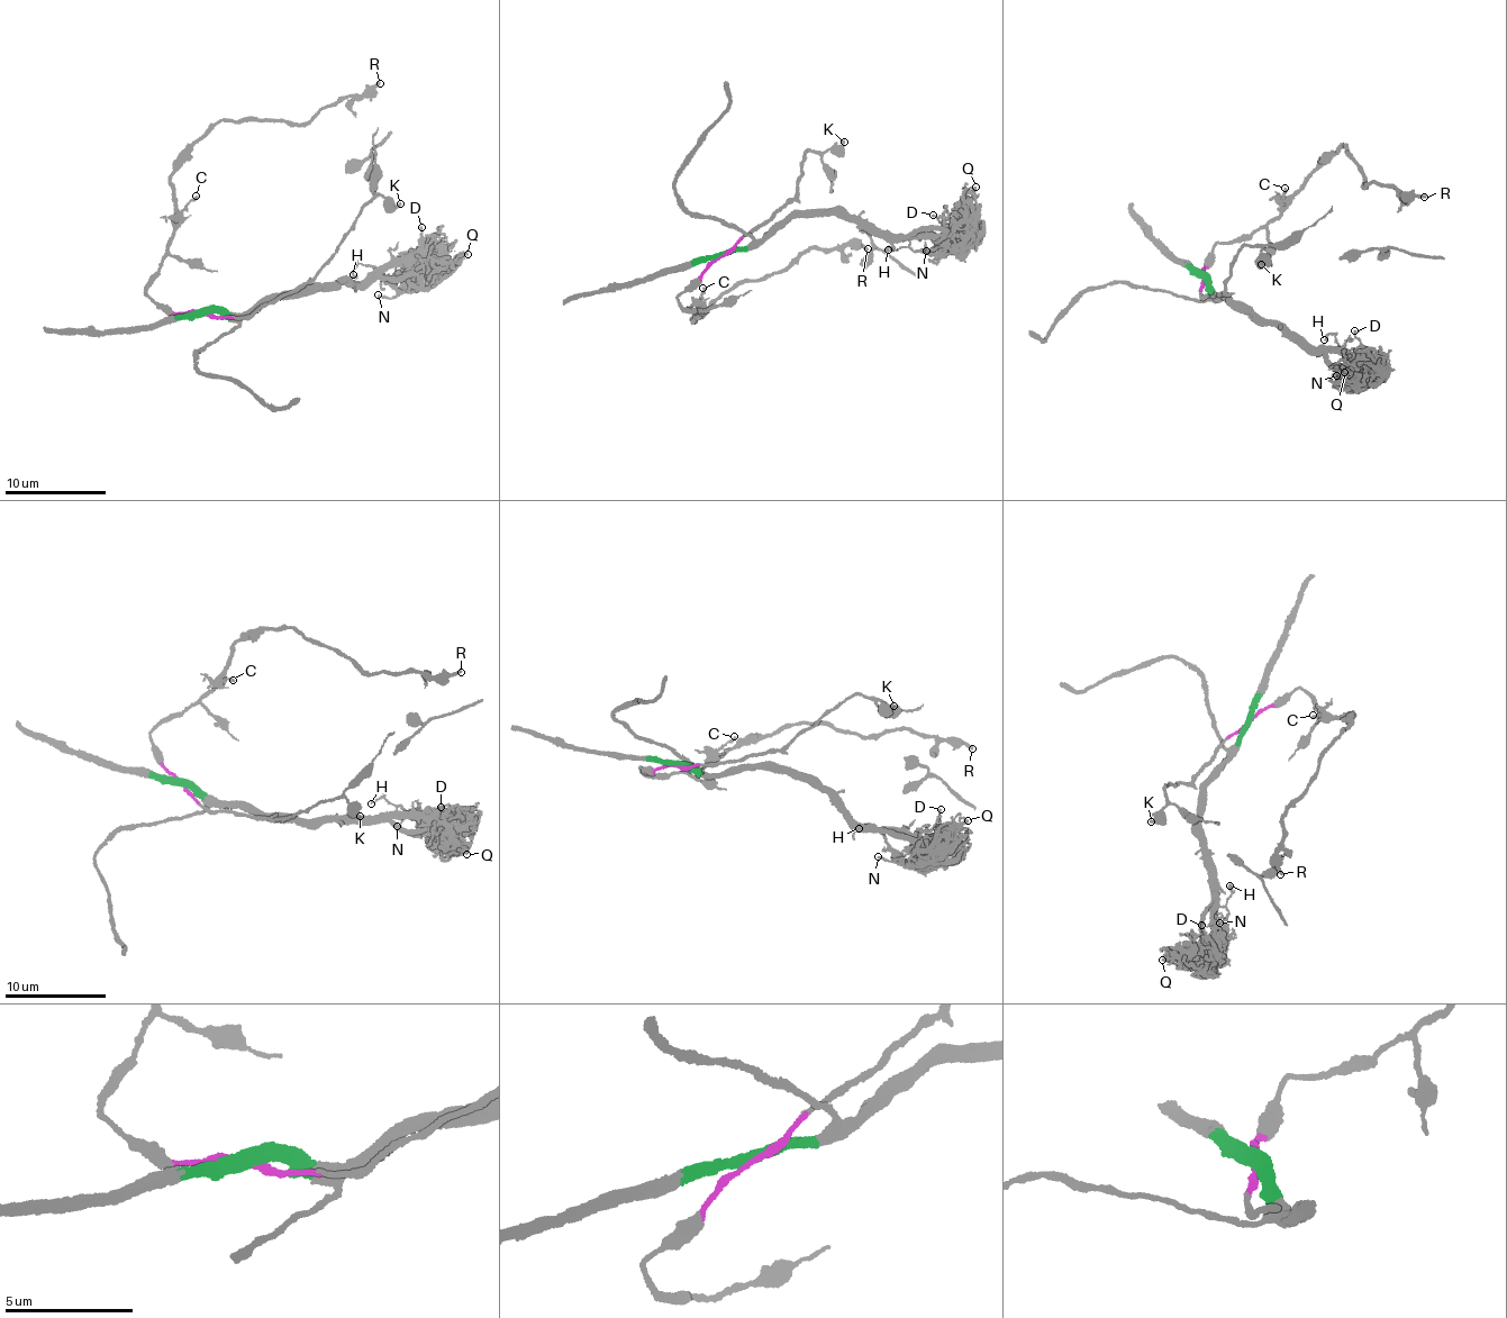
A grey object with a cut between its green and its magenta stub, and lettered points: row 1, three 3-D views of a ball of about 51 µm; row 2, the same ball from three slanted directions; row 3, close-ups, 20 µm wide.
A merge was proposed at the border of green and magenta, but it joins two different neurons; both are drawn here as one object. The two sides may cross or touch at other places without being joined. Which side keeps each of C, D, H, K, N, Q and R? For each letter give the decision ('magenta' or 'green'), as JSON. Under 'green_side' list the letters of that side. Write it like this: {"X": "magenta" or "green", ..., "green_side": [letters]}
{"C": "magenta", "D": "green", "H": "green", "K": "magenta", "N": "green", "Q": "green", "R": "magenta", "green_side": ["D", "H", "N", "Q"]}

